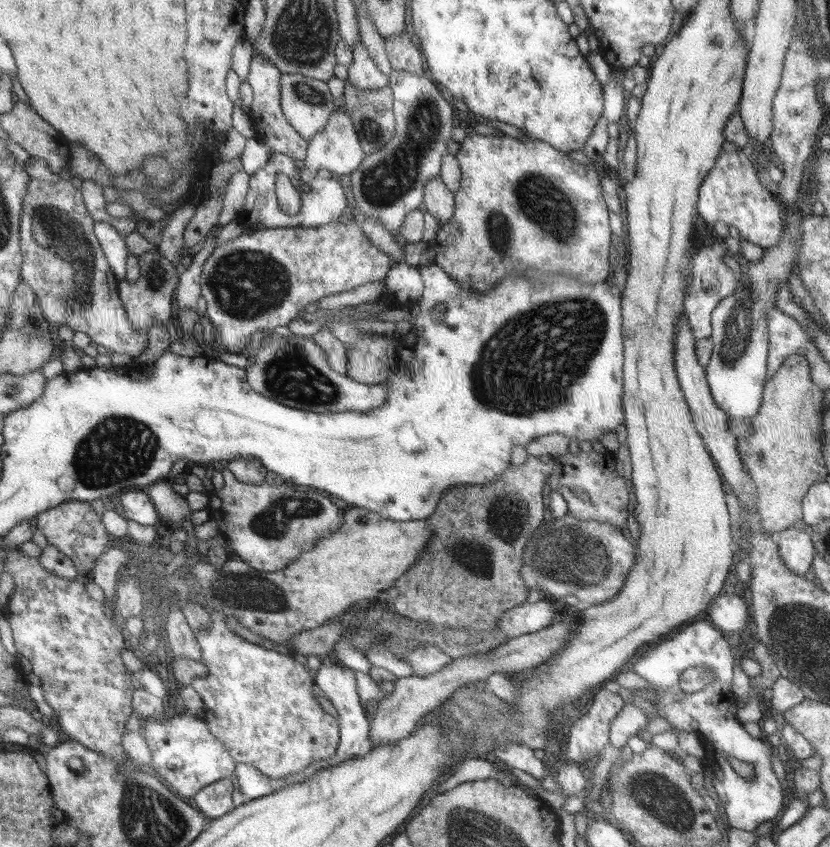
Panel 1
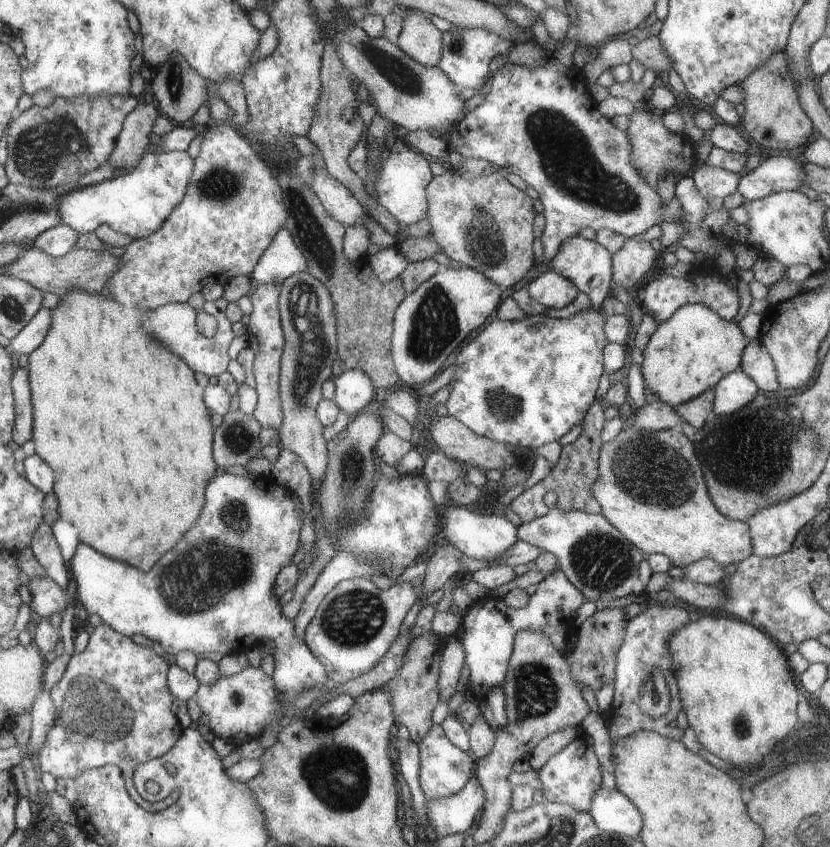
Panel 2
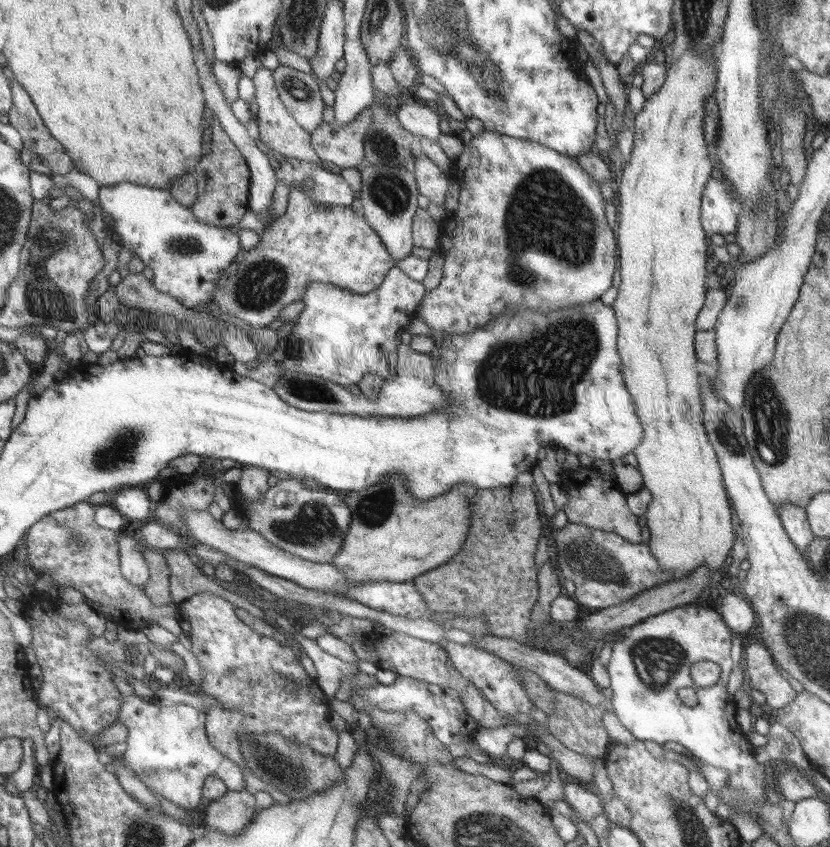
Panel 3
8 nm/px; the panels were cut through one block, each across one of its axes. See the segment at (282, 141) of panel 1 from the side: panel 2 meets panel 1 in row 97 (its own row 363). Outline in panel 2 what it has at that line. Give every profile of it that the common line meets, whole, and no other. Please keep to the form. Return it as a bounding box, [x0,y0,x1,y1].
[247,282,286,432]

